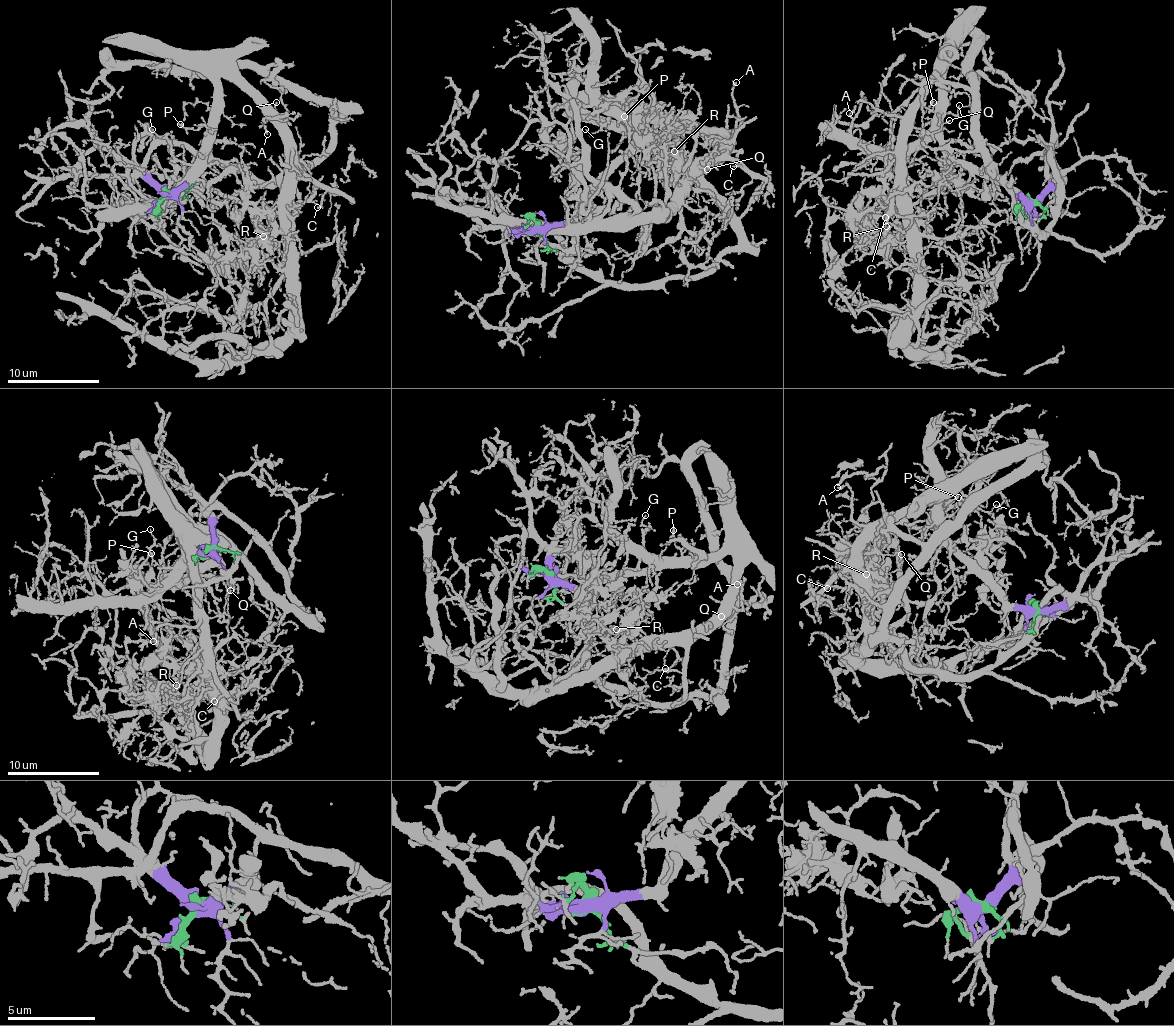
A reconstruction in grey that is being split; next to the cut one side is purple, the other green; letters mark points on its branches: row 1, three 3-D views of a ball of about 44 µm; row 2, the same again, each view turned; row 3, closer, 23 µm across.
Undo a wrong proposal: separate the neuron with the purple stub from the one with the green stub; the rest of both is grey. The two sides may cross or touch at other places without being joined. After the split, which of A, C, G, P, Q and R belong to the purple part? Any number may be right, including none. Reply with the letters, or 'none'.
A, C, G, P, Q, R

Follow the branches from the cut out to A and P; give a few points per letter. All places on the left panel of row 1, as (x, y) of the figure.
A: (165, 192), (176, 194), (207, 164), (221, 76), (245, 80), (281, 115), (286, 115), (262, 120), (267, 135)
P: (165, 192), (176, 194), (208, 161), (205, 125), (192, 130), (179, 123)

